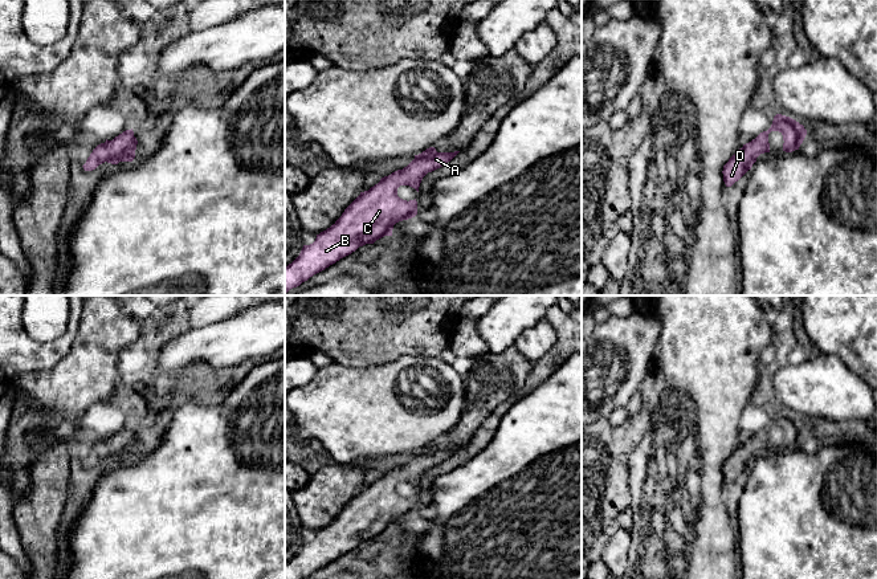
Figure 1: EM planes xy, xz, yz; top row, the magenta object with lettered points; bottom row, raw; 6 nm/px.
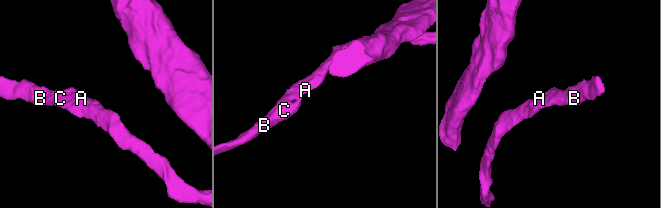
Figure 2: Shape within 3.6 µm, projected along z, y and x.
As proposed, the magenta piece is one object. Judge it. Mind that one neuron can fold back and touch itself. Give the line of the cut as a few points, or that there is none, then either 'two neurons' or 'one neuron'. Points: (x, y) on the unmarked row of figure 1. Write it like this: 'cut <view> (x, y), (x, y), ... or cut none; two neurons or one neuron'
cut none; one neuron

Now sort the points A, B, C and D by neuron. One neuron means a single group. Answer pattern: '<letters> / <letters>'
A B C D

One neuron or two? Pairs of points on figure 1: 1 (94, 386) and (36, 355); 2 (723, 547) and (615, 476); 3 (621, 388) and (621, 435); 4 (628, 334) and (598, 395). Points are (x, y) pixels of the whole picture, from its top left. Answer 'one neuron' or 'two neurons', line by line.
1: two neurons
2: two neurons
3: two neurons
4: one neuron

